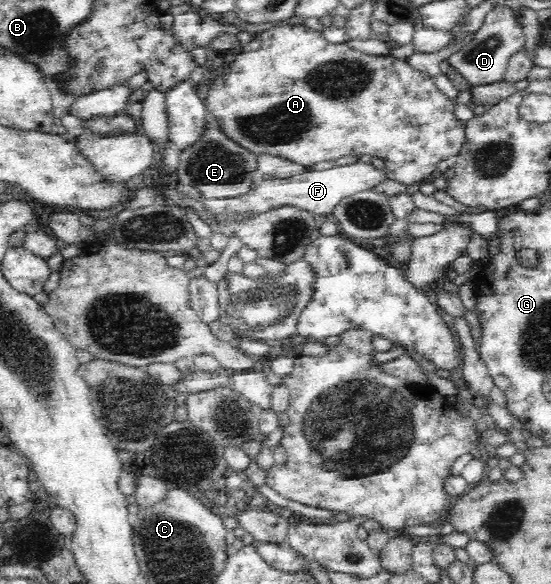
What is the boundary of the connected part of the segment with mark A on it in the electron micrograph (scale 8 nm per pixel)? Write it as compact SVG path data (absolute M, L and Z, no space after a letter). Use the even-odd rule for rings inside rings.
M281 22L259 36L262 41L258 50L243 52L235 58L230 58L223 66L223 73L209 85L206 99L204 100L206 110L217 117L225 133L233 141L241 144L254 153L269 153L272 155L288 158L289 160L302 164L304 167L313 166L317 162L331 162L345 156L371 156L381 158L386 164L386 178L397 180L413 190L422 182L432 179L437 174L437 166L441 160L447 160L451 156L457 156L466 141L466 123L455 116L455 101L439 91L435 78L431 74L420 72L409 64L407 60L400 60L391 55L365 54L355 48L348 46L346 42L332 44L328 42L319 30L307 27L303 24L289 25Z

